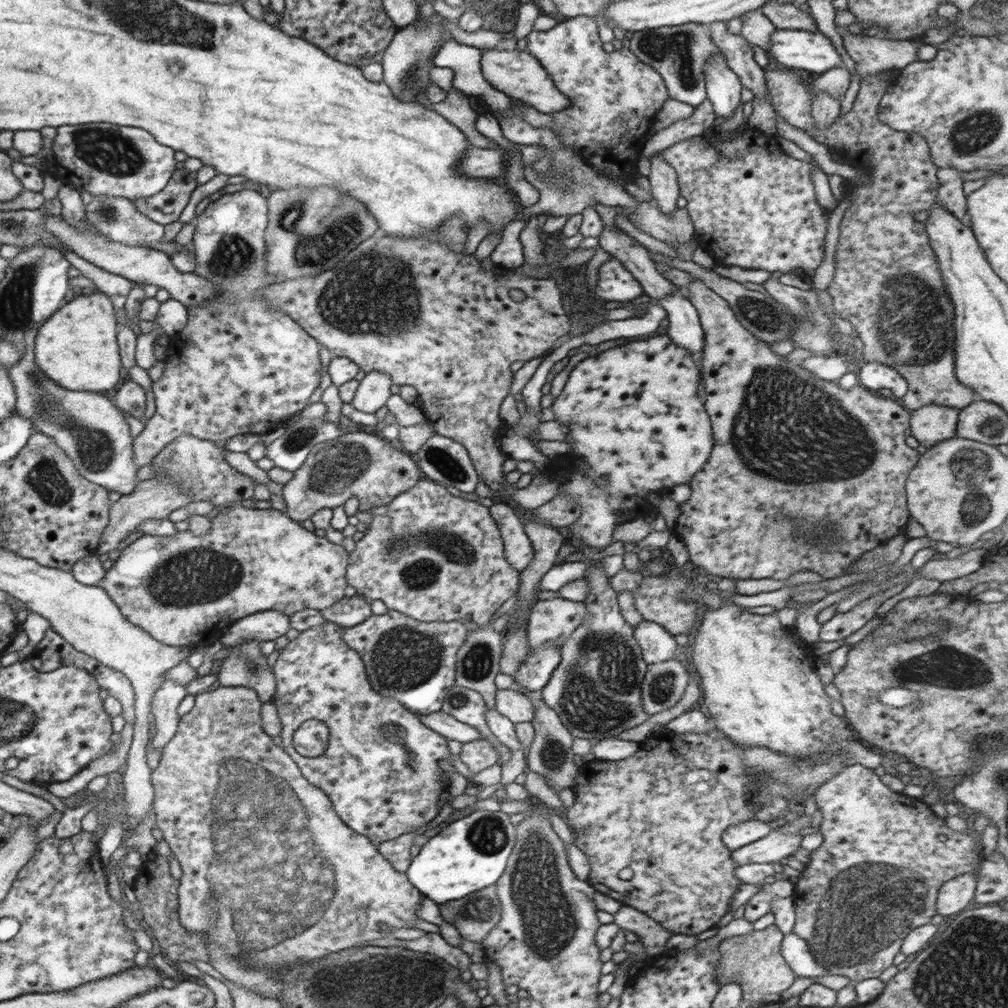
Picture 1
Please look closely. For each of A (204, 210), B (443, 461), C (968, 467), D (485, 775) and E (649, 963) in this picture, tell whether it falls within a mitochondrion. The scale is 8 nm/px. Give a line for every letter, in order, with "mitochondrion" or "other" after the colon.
A: other
B: mitochondrion
C: mitochondrion
D: other
E: other

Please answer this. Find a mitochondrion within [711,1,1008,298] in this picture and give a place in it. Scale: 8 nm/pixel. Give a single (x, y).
(970, 134)

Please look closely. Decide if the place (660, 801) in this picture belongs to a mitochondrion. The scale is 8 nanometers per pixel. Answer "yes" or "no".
no

